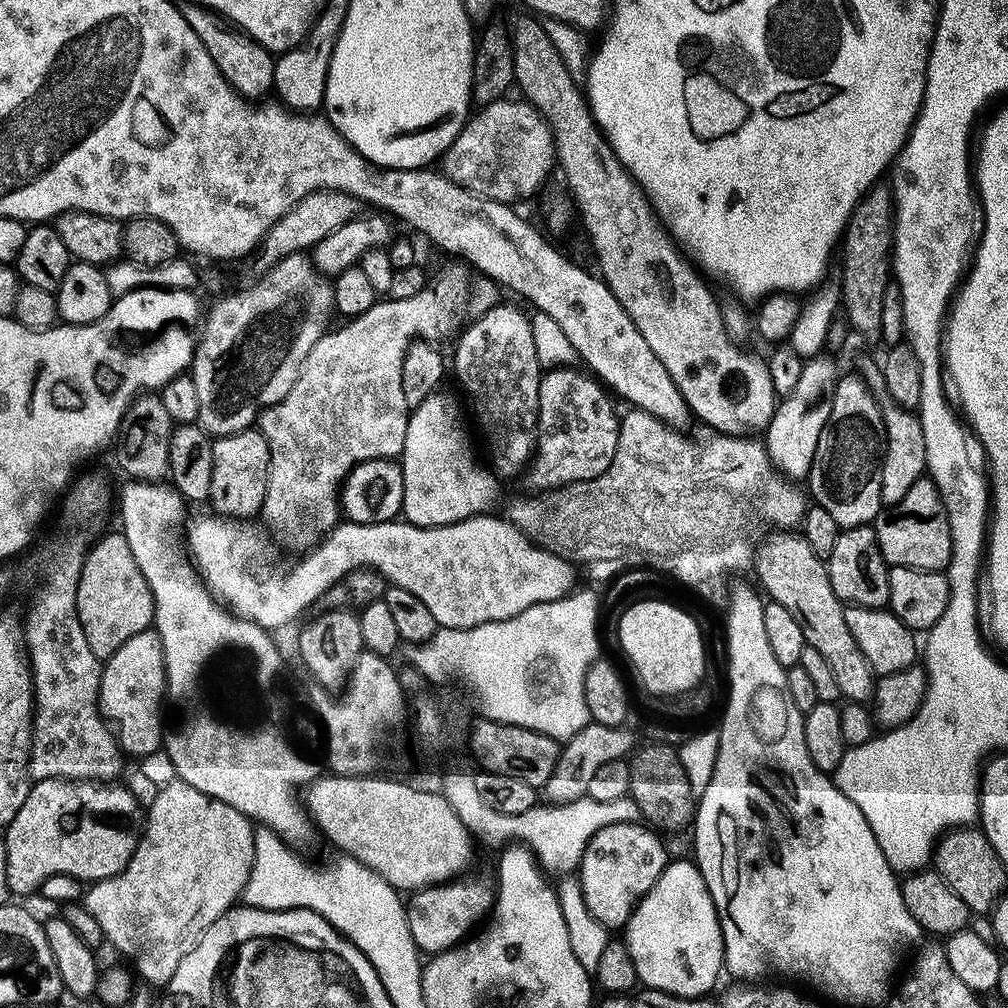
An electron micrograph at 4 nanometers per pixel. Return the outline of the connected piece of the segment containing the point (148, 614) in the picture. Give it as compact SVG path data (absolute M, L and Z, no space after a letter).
M123 531L108 532L100 541L89 547L84 565L80 571L80 581L76 587L76 613L80 619L82 630L86 634L86 642L92 653L98 658L107 658L115 654L127 639L140 631L146 631L153 623L156 607L150 586L138 570L138 562L134 562L134 554L130 550L130 542L126 542Z

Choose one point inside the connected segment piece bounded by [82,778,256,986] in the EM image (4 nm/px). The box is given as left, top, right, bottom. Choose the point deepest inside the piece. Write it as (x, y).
(195, 853)

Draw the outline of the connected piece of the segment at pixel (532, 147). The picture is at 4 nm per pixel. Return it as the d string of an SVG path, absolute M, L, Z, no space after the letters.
M501 98L494 103L483 105L466 120L463 126L456 132L454 142L447 151L442 154L440 168L442 174L448 180L476 196L486 197L488 200L515 203L521 197L532 195L536 188L555 167L556 144L552 132L541 114L528 101L517 98L508 100Z

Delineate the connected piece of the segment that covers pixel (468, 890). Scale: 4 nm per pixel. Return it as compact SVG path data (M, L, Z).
M457 878L448 881L447 884L431 884L429 888L411 893L406 904L408 925L421 953L435 954L456 947L473 931L471 928L480 919L483 921L491 913L494 907L493 885L491 888L484 880L468 879Z

